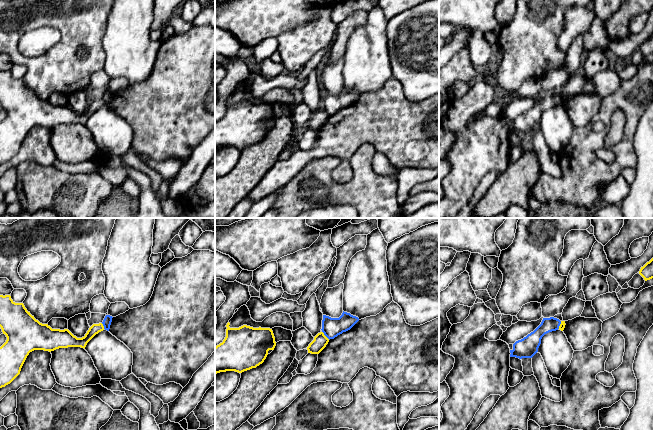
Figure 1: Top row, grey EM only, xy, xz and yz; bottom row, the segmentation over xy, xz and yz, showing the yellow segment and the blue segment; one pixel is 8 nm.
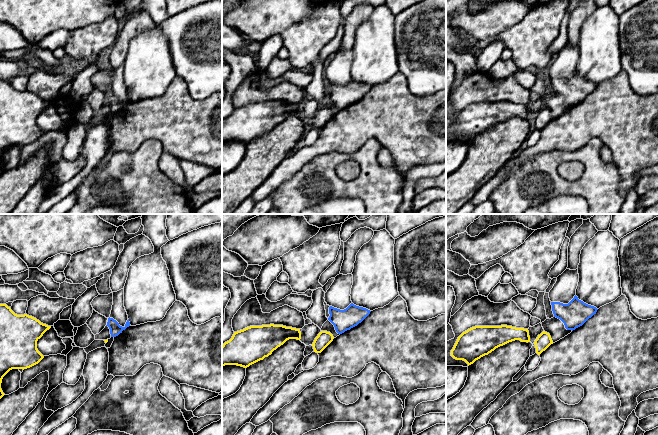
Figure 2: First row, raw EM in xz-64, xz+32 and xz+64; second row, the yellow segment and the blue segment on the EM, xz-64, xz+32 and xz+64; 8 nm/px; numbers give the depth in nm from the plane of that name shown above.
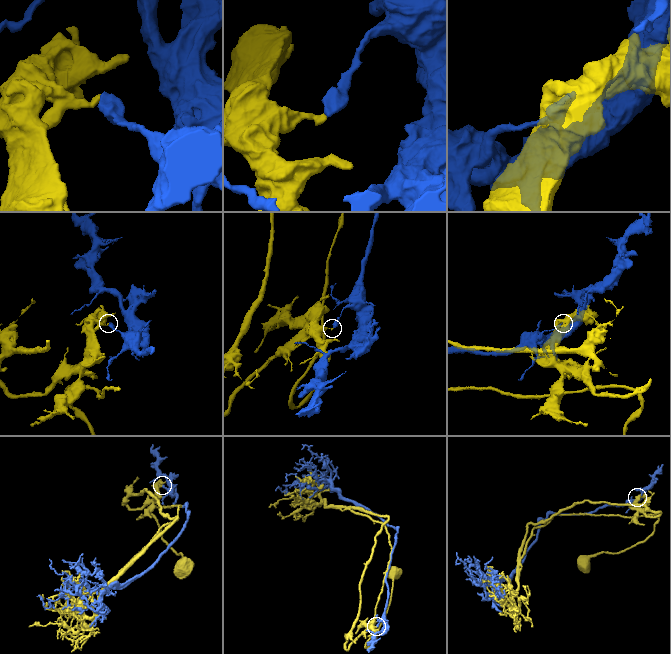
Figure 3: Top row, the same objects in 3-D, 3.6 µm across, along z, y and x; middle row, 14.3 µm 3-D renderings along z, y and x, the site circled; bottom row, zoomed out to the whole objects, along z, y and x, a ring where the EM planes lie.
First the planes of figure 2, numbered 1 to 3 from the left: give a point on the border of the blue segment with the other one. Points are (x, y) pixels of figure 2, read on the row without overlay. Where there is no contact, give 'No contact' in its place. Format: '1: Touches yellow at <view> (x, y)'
1: No contact
2: No contact
3: No contact

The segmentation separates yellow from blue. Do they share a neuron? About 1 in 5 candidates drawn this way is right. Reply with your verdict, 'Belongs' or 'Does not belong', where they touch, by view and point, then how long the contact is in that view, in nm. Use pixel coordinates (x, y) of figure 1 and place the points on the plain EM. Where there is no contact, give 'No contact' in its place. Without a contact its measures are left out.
Does not belong. Touches yellow at xz (324, 111). Shared border 90 nm

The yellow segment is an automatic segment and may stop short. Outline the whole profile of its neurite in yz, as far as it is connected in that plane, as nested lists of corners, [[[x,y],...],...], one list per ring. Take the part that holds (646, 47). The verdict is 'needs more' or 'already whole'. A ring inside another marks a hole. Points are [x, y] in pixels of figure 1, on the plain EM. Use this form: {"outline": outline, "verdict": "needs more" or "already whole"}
{"outline": [[[653,34],[641,43],[639,50],[644,54],[645,57],[653,54]]], "verdict": "already whole"}

